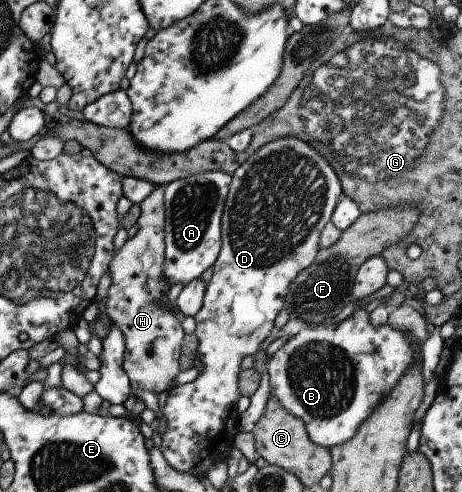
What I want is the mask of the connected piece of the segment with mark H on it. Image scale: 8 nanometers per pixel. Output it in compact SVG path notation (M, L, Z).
M156 186L156 189L139 205L142 209L138 219L138 233L128 239L124 245L114 253L114 258L108 269L111 275L112 285L108 290L105 308L106 315L110 317L112 324L120 329L124 335L124 362L123 367L130 379L132 390L148 389L159 394L169 391L172 381L178 377L180 370L180 356L182 343L185 337L182 325L173 315L176 308L168 298L170 285L164 279L165 255L165 227L164 227L164 189Z

